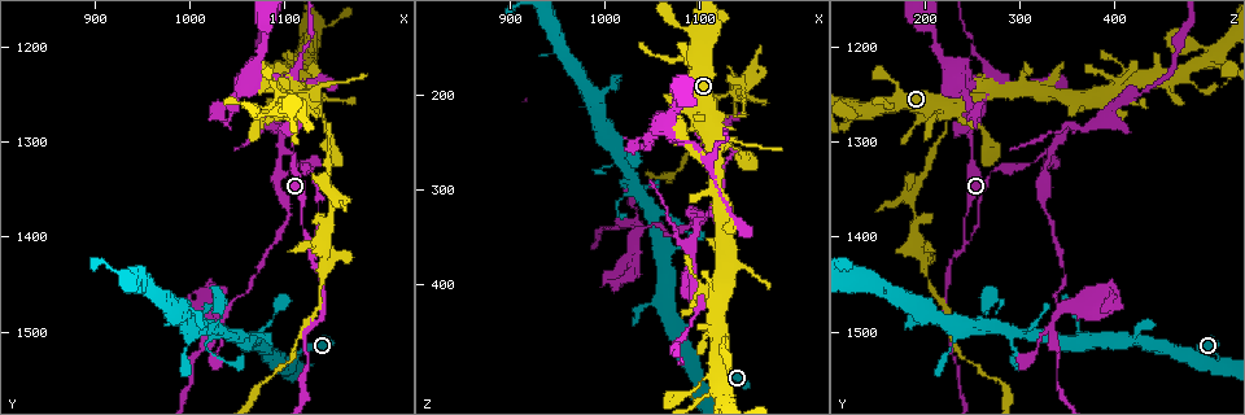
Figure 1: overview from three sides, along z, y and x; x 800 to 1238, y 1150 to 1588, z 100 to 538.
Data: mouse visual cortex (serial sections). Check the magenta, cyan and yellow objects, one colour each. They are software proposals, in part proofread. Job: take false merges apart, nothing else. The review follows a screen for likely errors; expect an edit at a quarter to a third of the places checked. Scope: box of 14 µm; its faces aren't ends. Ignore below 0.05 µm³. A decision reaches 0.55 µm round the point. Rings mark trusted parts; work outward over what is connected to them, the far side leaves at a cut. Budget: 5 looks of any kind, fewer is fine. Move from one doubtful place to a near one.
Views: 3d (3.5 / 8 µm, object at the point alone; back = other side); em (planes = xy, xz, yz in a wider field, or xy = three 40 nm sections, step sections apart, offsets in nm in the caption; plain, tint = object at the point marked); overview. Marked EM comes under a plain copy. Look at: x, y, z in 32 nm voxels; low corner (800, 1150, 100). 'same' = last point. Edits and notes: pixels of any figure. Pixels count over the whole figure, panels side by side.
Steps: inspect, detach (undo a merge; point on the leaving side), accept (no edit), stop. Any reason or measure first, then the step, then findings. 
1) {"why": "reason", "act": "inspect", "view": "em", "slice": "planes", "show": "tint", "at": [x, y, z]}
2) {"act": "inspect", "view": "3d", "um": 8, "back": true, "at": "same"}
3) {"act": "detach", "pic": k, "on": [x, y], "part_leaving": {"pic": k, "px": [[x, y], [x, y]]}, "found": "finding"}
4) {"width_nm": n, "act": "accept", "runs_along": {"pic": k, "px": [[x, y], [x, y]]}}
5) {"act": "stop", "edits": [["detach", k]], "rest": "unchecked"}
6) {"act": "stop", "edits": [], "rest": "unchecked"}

{"why": "abrupt turn", "act": "inspect", "view": "3d", "um": 8, "at": [1125, 1405, 240]}

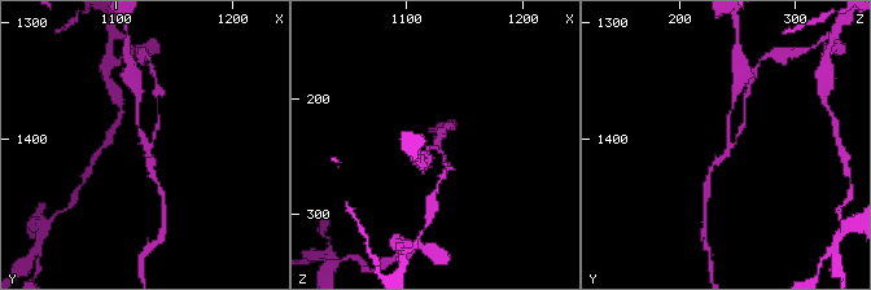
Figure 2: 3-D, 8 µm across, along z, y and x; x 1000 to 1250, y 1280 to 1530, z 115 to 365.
{"arms": 3, "arm_widths_nm": [100, 150, 200], "act": "inspect", "view": "em", "slice": "xy", "step": 2, "show": "tint", "at": [1126, 1402, 242]}

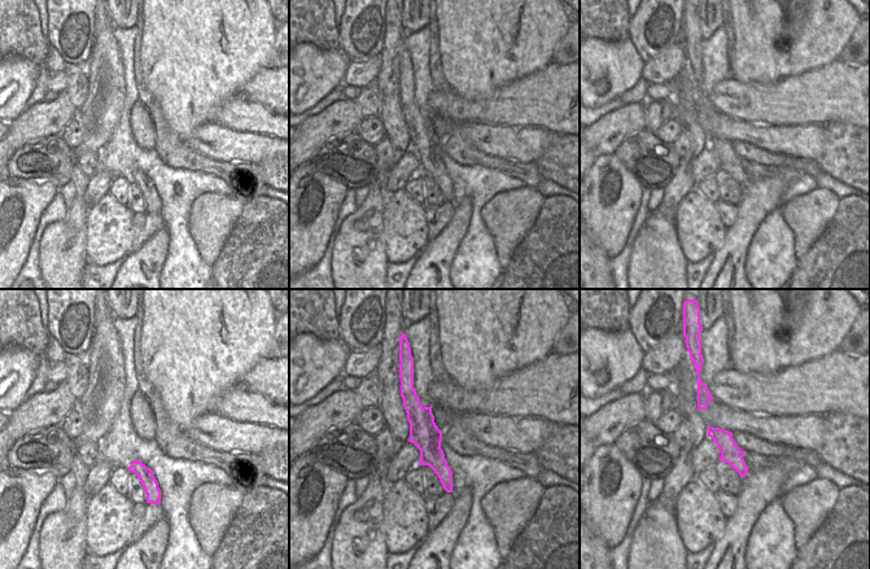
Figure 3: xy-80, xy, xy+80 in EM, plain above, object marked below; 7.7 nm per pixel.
{"act": "detach", "pic": 2, "on": [742, 126], "part_leaving": {"pic": 2, "px": [[732, 145], [743, 126], [747, 93]]}, "found": "two cells meet here"}

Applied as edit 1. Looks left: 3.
{"why": "redraw", "act": "inspect", "view": "overview"}

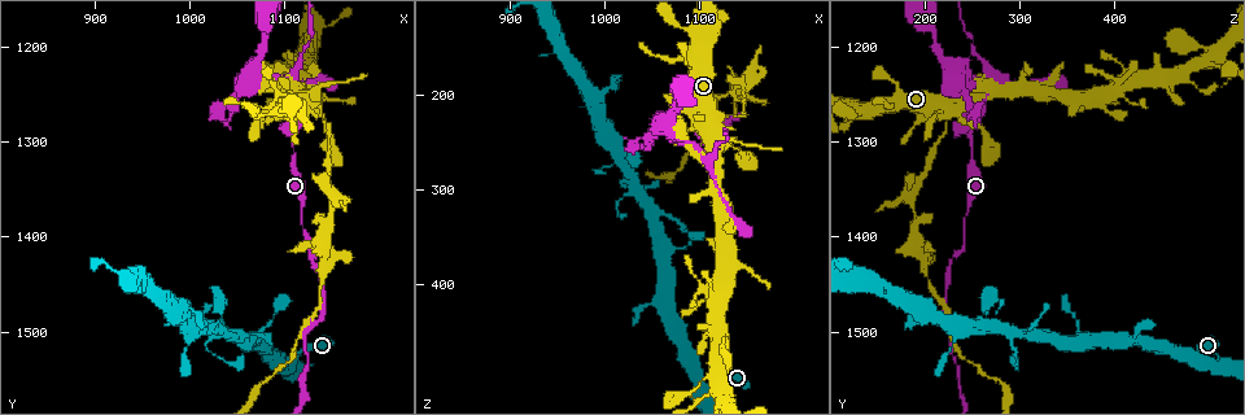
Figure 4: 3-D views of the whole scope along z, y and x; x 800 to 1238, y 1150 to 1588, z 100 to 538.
{"why": "four-way junction", "act": "inspect", "view": "3d", "um": 3.5, "at": [1105, 1240, 265]}

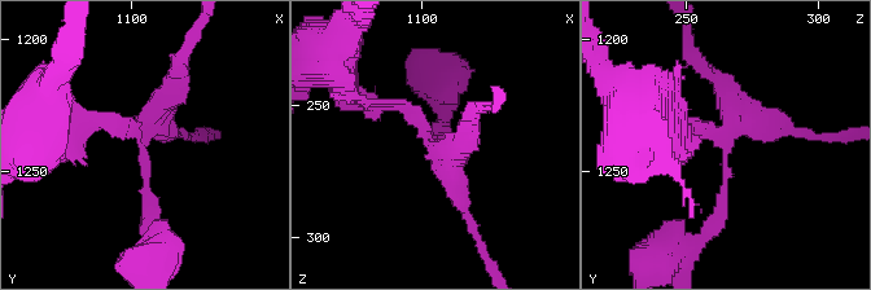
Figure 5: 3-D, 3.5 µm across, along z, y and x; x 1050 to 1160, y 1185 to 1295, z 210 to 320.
{"arms": 4, "arm_widths_nm": [150, 200, 300, 300], "why": "shape alone is not enough", "act": "inspect", "view": "em", "slice": "xy", "step": 3, "show": "tint", "at": [1104, 1241, 264]}

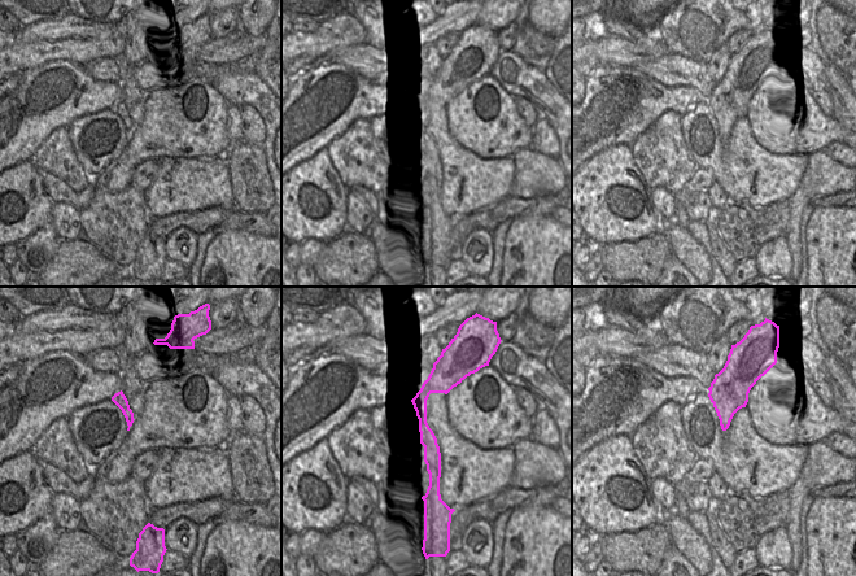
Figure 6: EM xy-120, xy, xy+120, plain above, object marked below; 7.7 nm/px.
{"act": "detach", "pic": 5, "on": [113, 123], "part_leaving": {"pic": 5, "px": [[138, 139], [134, 127], [46, 119]]}, "found": "two cells meet here"}

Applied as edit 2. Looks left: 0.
{"act": "stop", "edits": [["detach", 2], ["detach", 5]], "rest": "unchecked"}

